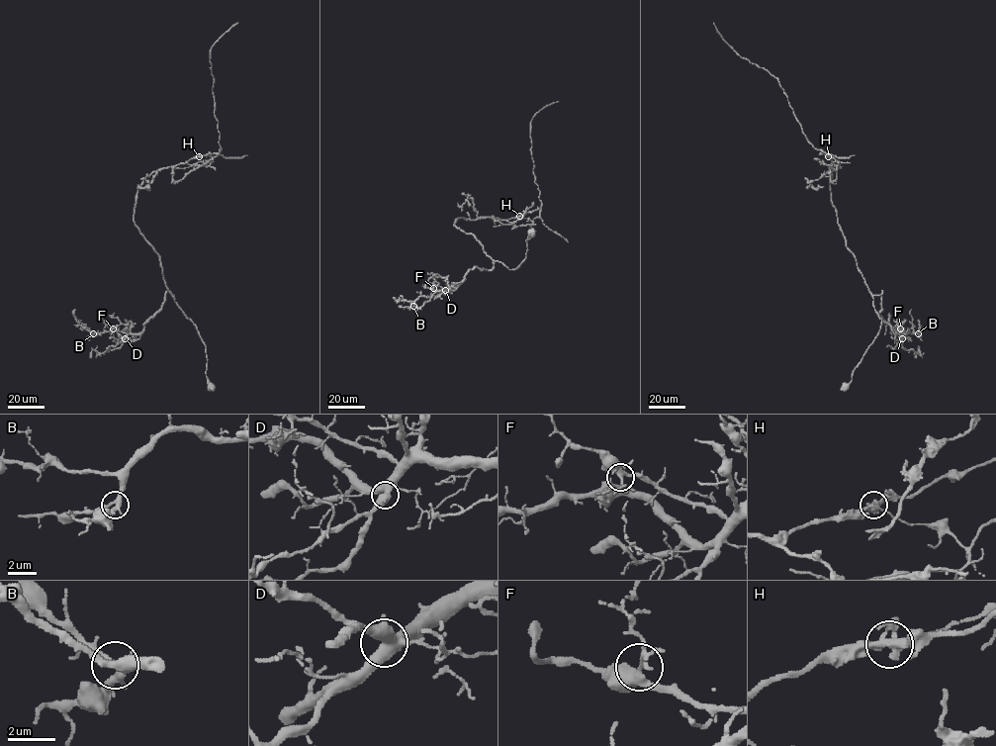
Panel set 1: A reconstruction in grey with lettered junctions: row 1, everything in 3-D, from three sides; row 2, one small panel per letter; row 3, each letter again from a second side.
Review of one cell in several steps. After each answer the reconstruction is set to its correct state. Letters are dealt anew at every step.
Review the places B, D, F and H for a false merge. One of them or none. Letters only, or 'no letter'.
H

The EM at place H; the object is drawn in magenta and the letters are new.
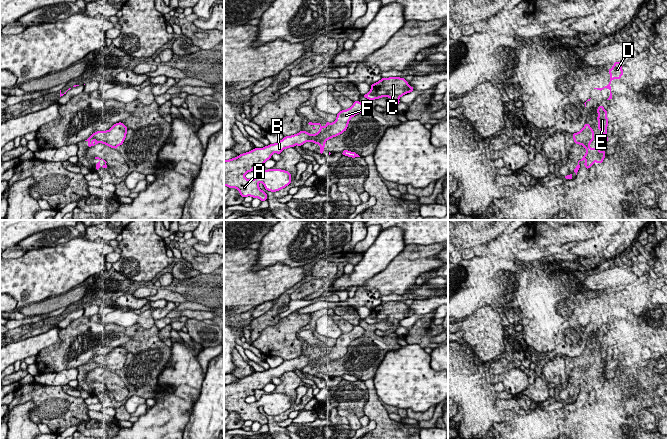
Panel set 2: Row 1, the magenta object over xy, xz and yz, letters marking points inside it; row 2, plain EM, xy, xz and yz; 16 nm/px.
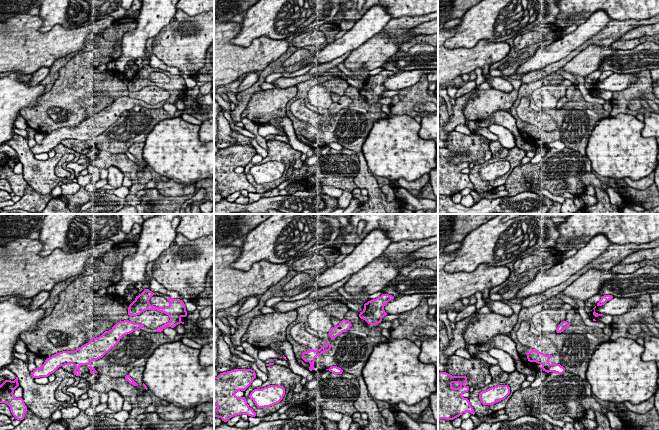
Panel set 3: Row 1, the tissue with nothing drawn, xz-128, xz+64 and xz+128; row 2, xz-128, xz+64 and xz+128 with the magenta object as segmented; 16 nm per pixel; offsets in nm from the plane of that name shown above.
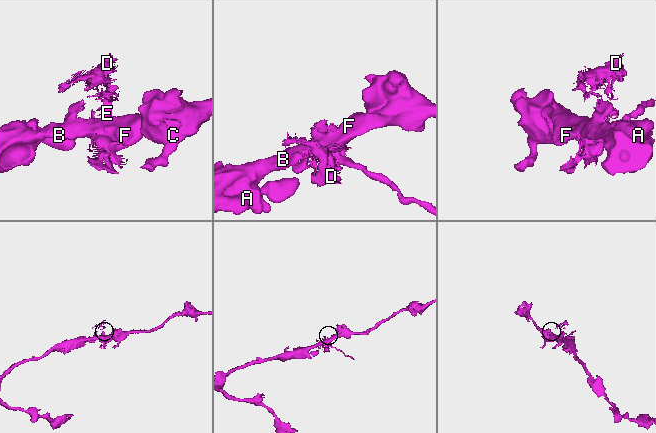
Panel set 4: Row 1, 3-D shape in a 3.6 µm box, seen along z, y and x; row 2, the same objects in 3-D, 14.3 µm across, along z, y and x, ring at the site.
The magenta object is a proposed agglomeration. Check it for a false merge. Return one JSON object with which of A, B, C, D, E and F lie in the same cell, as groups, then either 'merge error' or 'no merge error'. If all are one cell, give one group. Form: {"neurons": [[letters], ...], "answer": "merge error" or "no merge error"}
{"neurons": [["A", "B", "C", "F"], ["D", "E"]], "answer": "merge error"}

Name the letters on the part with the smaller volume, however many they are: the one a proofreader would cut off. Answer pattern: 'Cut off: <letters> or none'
Cut off: D, E

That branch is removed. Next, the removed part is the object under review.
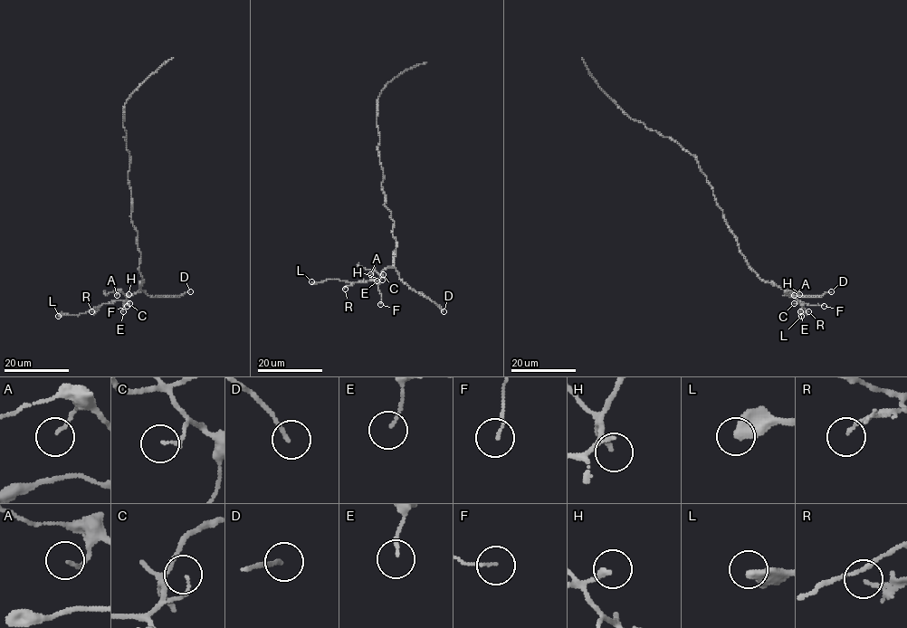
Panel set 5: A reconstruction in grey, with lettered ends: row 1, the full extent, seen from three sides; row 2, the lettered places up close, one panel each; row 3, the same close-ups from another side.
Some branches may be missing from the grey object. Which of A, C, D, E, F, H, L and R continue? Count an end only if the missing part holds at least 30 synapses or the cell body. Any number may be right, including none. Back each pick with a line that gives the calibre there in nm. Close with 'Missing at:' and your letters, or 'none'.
Missing at: none

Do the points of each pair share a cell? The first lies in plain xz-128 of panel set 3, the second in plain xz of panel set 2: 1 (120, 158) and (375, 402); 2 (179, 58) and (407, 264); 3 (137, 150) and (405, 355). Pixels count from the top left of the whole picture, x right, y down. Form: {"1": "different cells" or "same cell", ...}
{"1": "different cells", "2": "same cell", "3": "different cells"}

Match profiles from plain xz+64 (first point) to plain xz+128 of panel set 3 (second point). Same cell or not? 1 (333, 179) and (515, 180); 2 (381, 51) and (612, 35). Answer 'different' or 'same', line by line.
1: same
2: different

